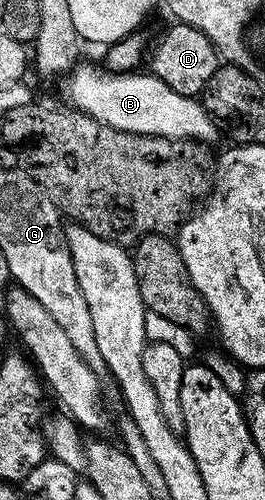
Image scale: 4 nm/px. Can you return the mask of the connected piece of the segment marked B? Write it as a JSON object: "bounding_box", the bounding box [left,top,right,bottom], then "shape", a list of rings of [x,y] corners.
{"bounding_box":[67,63,218,143],"shape":[[[80,63],[67,74],[68,97],[72,100],[69,102],[80,112],[88,113],[118,131],[130,131],[151,137],[182,137],[201,143],[209,143],[208,141],[218,137],[212,116],[204,110],[203,104],[196,97],[170,91],[170,87],[162,83],[162,79],[153,77],[148,71],[113,73],[97,65]]]}

